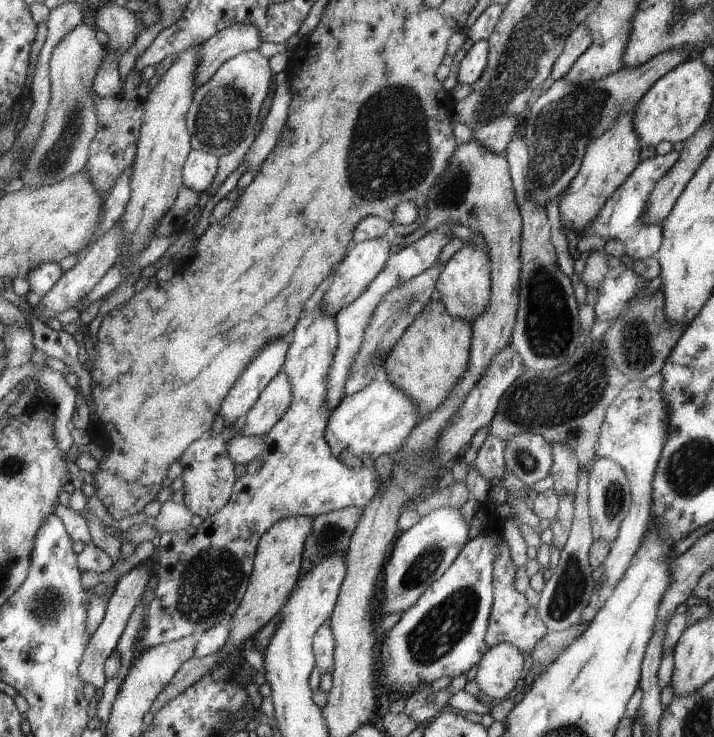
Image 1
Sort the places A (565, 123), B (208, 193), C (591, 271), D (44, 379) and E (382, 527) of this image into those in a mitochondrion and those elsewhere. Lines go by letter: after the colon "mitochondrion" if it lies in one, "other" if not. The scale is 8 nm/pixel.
A: mitochondrion
B: other
C: other
D: other
E: other

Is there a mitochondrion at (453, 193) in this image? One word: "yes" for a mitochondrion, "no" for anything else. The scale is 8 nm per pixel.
yes

